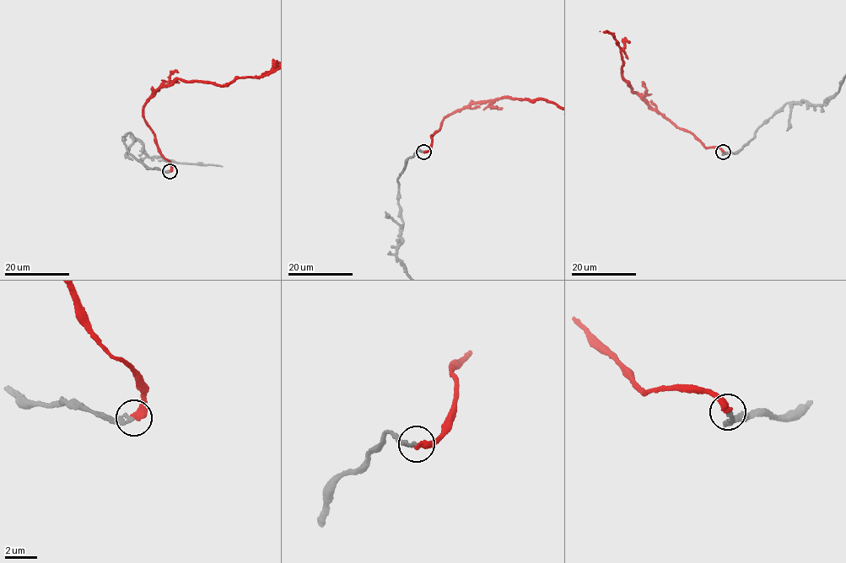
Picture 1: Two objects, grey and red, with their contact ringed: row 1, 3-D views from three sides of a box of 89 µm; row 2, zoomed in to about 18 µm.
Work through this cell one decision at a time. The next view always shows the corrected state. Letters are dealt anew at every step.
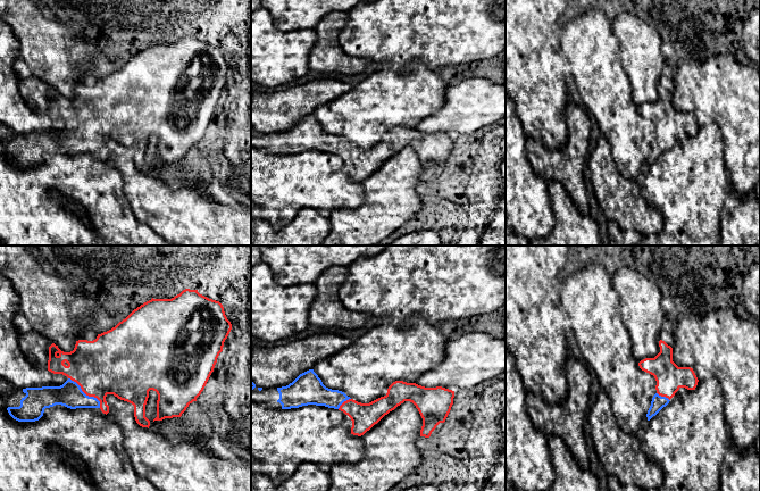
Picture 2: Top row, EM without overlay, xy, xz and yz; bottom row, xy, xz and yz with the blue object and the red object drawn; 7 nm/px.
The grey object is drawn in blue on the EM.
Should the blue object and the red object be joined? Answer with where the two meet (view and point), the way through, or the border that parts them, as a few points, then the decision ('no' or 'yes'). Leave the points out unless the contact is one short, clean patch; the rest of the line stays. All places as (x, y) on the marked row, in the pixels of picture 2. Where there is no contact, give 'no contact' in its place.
meets blue in xy at (85, 394); runs through xy (69, 394), (85, 394), (89, 381), (103, 366); yes

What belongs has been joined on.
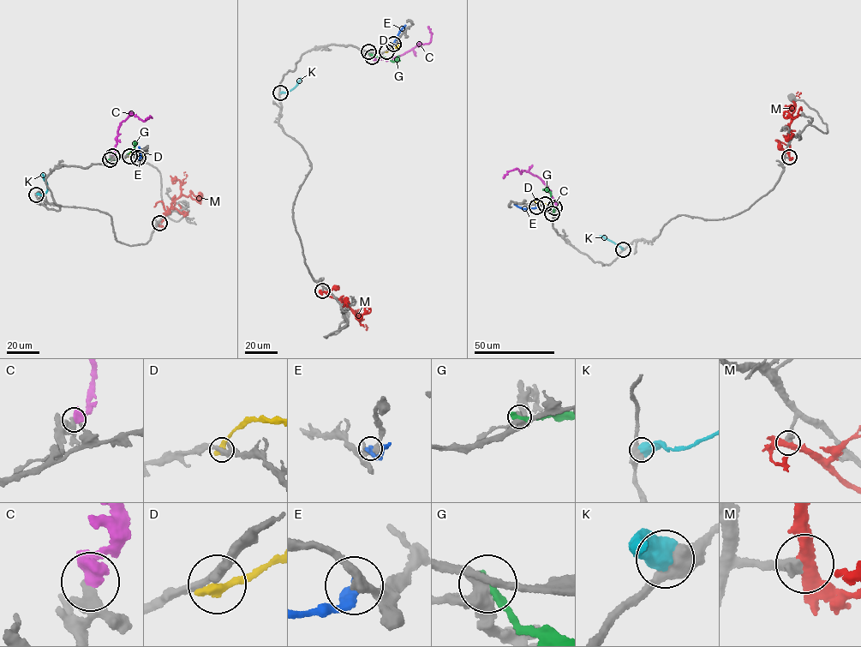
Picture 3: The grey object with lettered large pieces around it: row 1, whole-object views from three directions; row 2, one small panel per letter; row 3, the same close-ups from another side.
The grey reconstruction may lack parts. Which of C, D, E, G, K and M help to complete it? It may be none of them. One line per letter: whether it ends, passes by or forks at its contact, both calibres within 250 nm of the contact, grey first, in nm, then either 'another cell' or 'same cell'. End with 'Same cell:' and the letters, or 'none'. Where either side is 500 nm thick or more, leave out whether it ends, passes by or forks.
C: 440 nm thick on the grey side, 600 nm on the other; same cell
D: it ends there; 320 nm thick on the grey side, 480 nm on the other; another cell
E: it ends there; 320 nm thick on the grey side, 440 nm on the other; another cell
G: it ends there; 440 nm thick on the grey side, 380 nm on the other; another cell
K: 500 nm thick on the grey side, 700 nm on the other; another cell
M: it passes by; 440 nm thick on the grey side, 400 nm on the other; another cell
Same cell: C

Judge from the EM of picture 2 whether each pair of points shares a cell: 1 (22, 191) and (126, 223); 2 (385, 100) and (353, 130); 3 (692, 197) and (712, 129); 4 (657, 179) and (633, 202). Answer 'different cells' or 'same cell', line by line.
1: same cell
2: same cell
3: same cell
4: different cells

